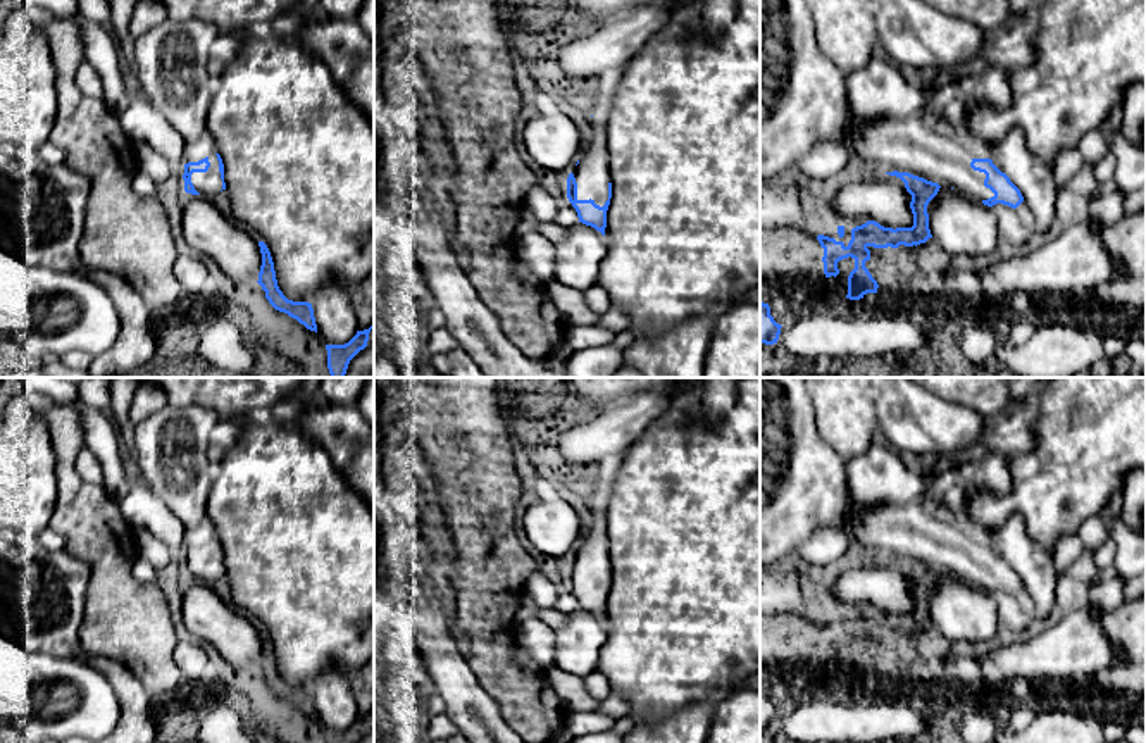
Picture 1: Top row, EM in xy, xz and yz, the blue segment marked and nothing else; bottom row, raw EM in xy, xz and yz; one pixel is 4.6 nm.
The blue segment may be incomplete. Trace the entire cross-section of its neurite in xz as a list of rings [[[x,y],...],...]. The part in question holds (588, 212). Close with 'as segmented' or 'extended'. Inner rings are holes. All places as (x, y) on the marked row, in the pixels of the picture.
[[[607,84],[593,116],[591,140],[567,178],[567,198],[577,212],[579,222],[595,228],[605,236],[607,210],[612,198],[610,157],[607,152],[607,119],[612,109],[612,90]]]; extended

